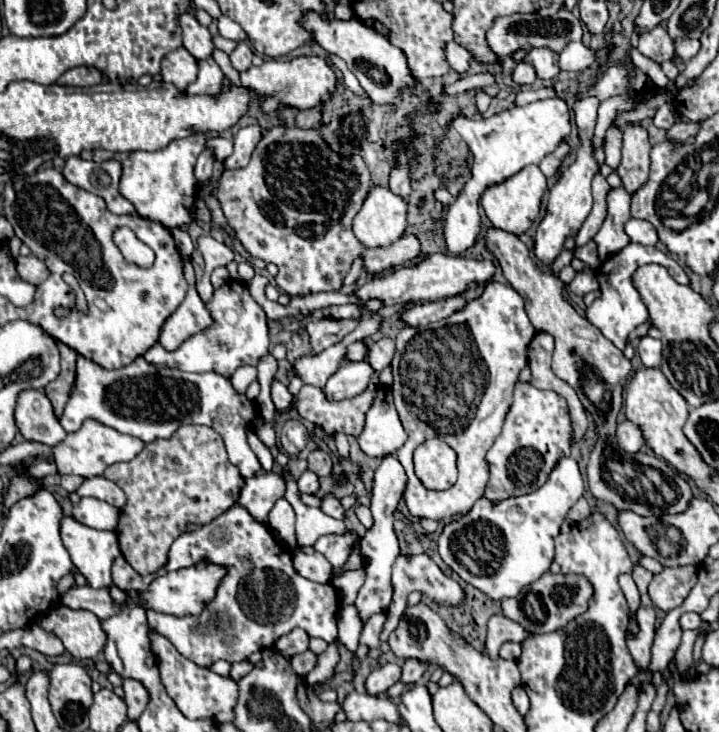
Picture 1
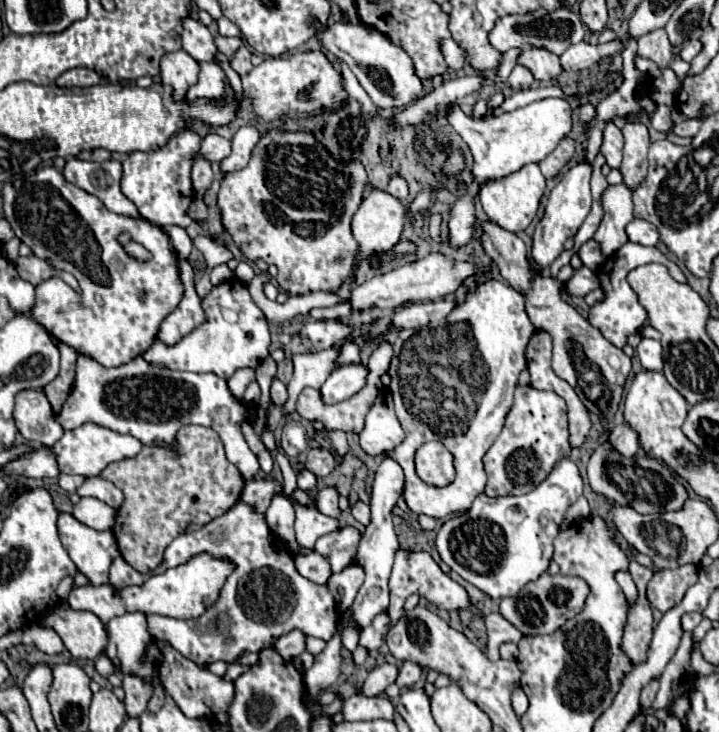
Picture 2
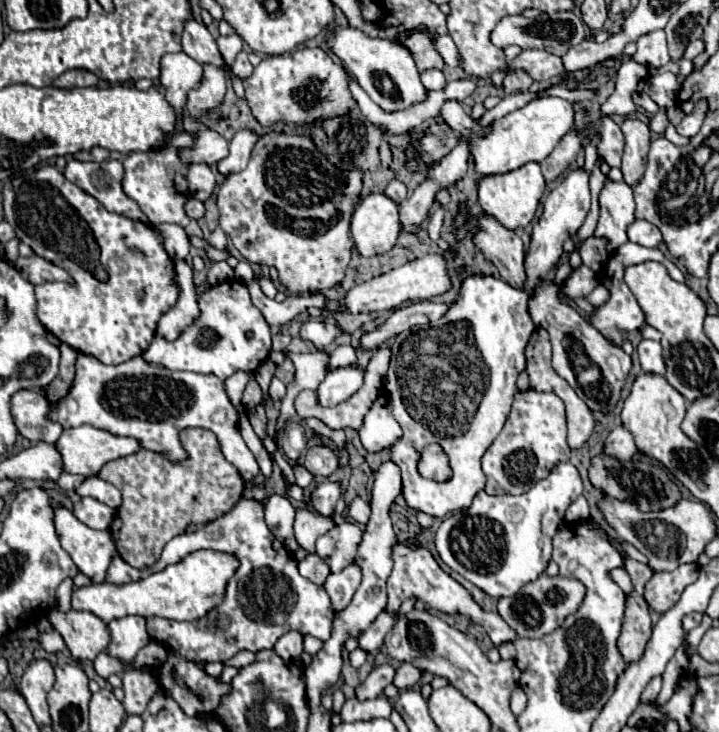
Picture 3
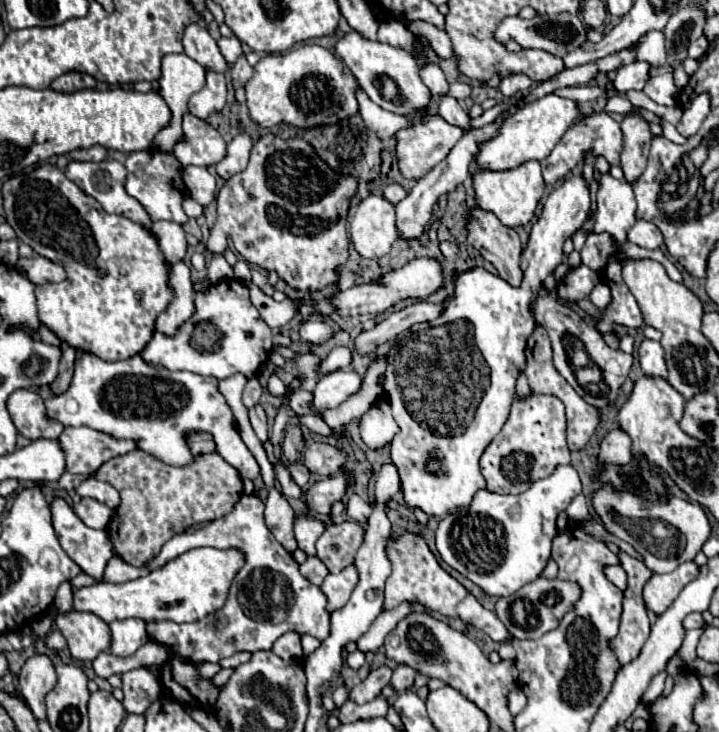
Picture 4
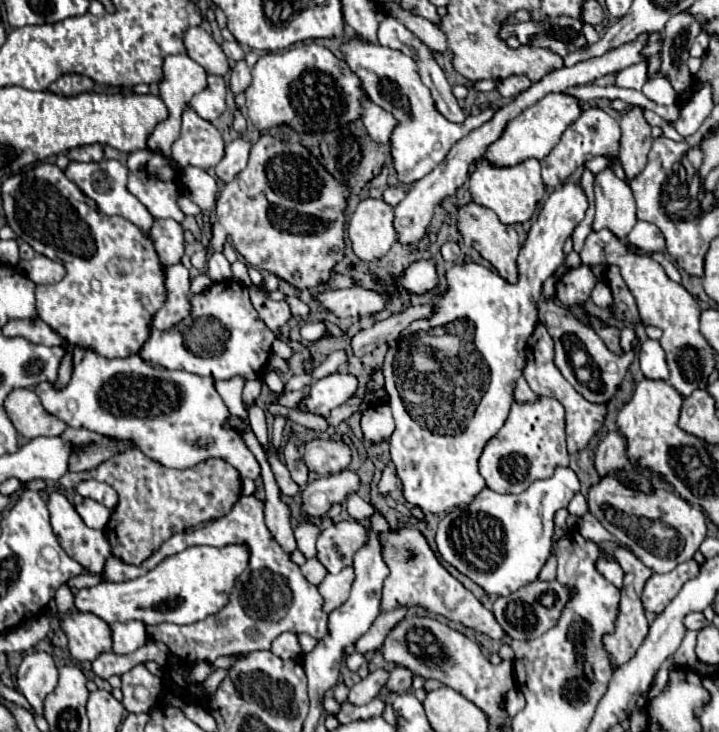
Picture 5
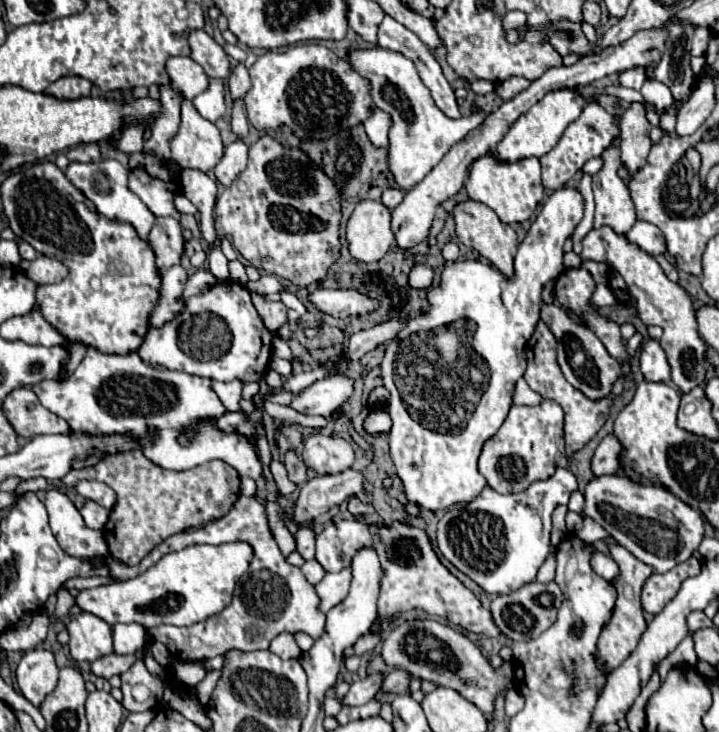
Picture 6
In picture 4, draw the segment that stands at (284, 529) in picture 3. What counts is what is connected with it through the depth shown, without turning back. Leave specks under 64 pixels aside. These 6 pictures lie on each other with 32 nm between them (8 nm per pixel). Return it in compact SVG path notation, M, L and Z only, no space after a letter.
M268 494L266 498L266 526L270 528L270 532L276 536L276 540L290 552L294 552L298 548L294 532L292 532L292 524L294 524L294 510L288 504L286 498L282 498L282 494Z

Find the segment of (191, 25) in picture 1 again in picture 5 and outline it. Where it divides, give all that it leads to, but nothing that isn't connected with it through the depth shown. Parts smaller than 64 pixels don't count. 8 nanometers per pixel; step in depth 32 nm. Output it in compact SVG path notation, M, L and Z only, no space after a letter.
M190 26L184 34L184 46L192 60L196 60L208 74L224 76L230 66L222 52L222 48L214 42L214 38L200 26Z

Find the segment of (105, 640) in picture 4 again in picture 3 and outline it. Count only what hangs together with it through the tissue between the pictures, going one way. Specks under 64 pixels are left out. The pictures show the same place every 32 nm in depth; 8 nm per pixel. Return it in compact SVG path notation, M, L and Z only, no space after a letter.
M54 608L48 614L48 622L62 634L74 660L94 660L100 652L106 650L110 642L106 624L92 612L62 612Z

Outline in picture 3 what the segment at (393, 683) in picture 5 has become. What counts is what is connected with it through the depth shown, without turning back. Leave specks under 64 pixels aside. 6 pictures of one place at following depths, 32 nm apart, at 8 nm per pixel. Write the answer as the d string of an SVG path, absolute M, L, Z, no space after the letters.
M400 664L398 670L396 670L396 676L394 676L394 684L398 686L398 690L408 690L412 686L416 686L416 682L420 680L422 672L414 666L414 664Z

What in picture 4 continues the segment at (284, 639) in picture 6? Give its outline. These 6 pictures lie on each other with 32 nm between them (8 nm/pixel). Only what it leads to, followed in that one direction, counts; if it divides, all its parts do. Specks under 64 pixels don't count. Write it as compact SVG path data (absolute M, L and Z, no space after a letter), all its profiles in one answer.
M282 634L282 638L278 638L278 642L274 642L272 652L278 654L282 660L300 660L302 658L302 642L300 642L300 634Z

